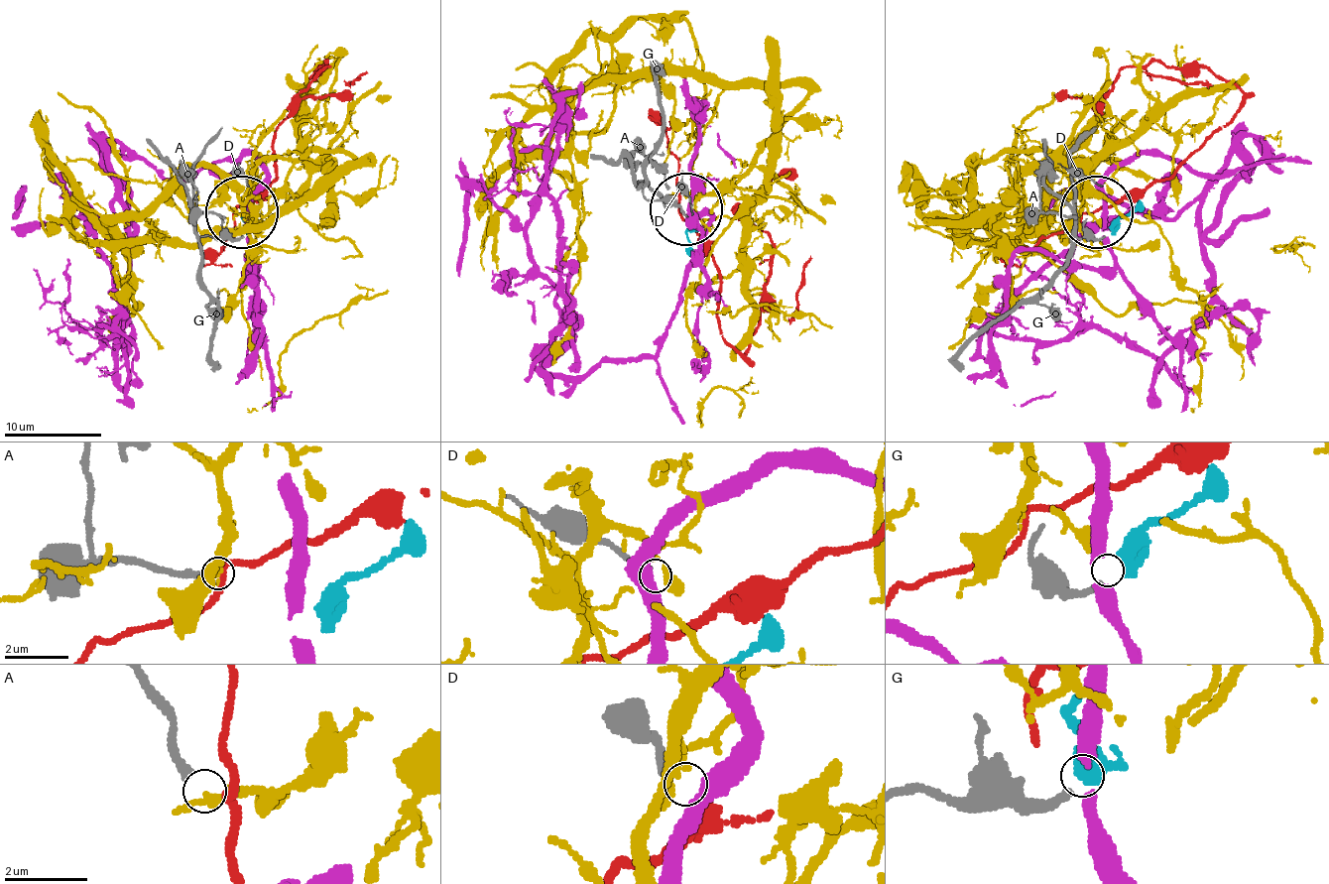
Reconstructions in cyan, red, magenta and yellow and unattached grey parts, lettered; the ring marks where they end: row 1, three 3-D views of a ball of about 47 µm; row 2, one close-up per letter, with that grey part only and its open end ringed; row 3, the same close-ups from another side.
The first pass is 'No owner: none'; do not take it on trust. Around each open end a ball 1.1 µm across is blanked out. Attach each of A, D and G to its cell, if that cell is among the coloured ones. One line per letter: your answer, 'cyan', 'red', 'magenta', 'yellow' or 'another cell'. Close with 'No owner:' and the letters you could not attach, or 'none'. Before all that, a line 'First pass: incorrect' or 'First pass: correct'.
First pass: incorrect
A: red
D: another cell
G: cyan
No owner: D

